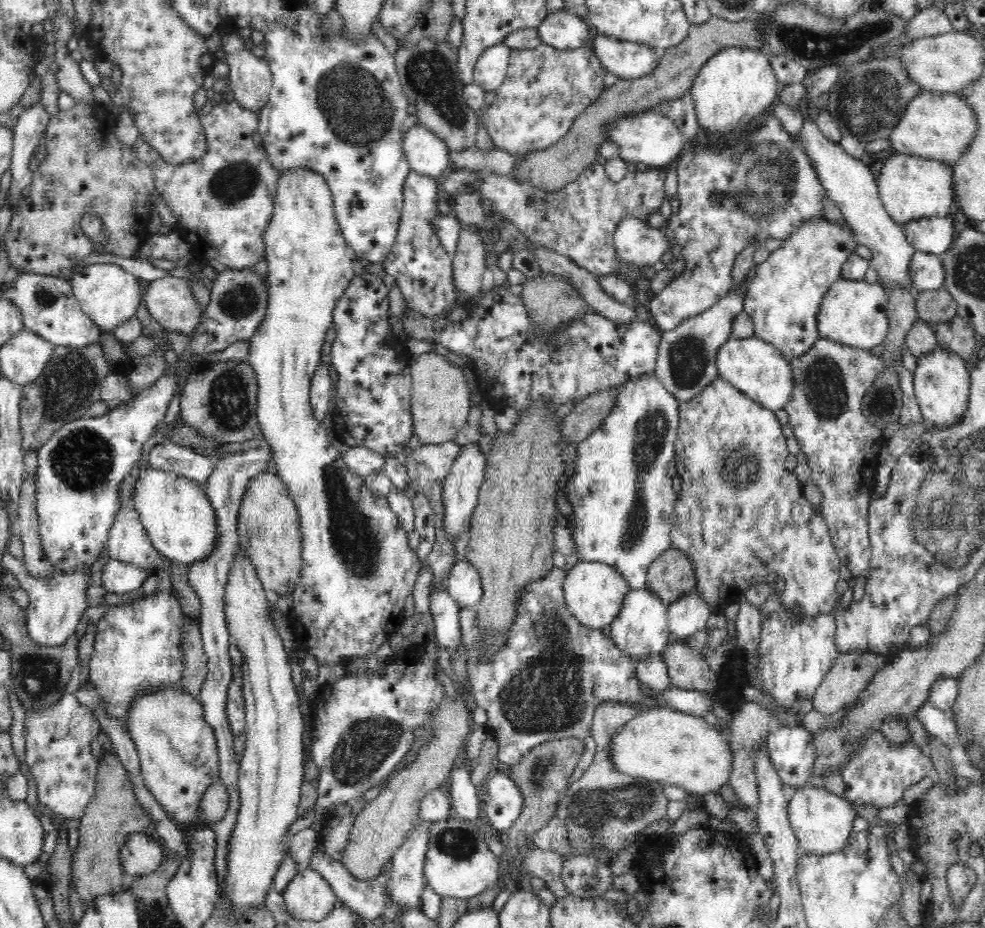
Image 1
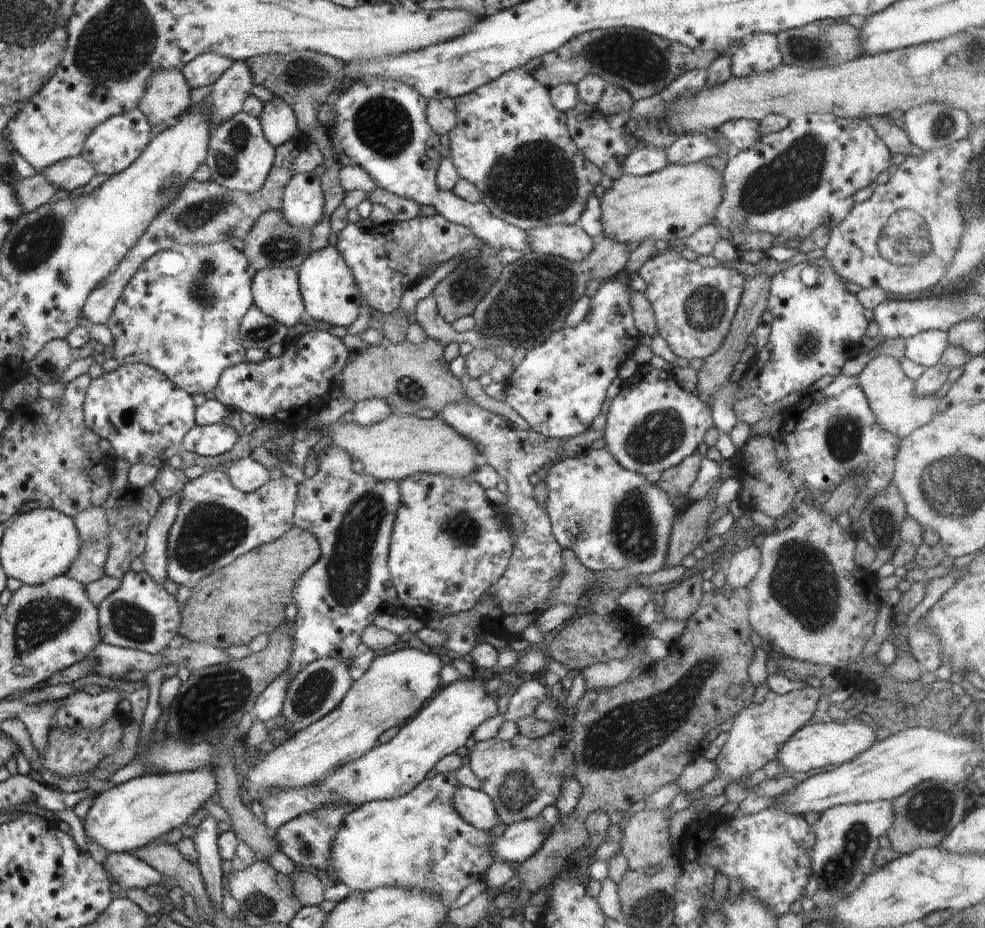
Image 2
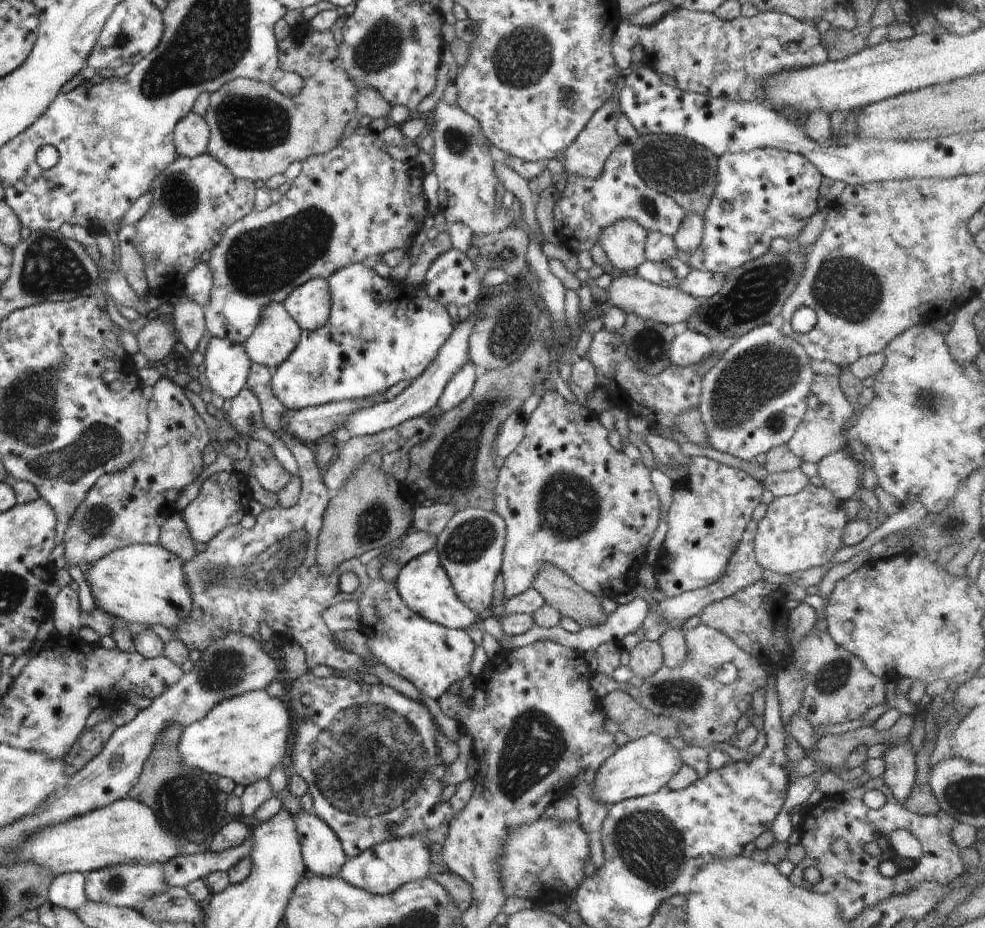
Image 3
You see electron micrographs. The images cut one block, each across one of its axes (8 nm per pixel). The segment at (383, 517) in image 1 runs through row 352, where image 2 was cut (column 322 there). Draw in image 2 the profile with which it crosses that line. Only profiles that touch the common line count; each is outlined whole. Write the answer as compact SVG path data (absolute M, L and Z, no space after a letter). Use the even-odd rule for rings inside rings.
M327 245L321 250L311 252L304 263L296 268L296 272L308 317L342 328L347 328L357 320L363 309L361 299L351 271L334 246Z

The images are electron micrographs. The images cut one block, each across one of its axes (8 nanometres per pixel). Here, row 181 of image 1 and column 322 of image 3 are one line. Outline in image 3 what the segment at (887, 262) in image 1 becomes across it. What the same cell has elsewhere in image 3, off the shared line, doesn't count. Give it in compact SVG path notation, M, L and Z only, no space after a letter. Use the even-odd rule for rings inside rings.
M306 811L300 812L294 817L296 832L300 834L300 846L302 846L302 857L308 870L318 876L330 878L338 877L347 856L334 831L321 818Z

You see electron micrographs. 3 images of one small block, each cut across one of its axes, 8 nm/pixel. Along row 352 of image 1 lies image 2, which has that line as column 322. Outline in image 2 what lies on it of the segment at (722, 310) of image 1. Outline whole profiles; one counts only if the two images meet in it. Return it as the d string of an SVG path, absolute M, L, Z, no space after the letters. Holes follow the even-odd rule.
M326 657L309 662L289 682L283 702L282 714L287 718L288 728L293 731L305 729L314 721L336 708L354 682L348 662L336 657Z

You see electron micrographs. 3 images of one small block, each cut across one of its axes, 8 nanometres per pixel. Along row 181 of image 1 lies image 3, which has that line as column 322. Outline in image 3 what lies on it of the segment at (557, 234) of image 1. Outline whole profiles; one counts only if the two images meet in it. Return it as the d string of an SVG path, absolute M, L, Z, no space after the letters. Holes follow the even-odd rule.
M252 363L246 387L256 394L256 398L260 402L264 427L271 430L286 445L286 448L292 452L292 456L298 462L301 480L298 502L295 502L294 506L290 508L284 508L280 505L264 508L260 514L255 516L256 522L252 529L242 527L240 522L226 526L210 542L207 542L205 551L196 553L190 560L183 563L182 572L184 572L184 580L190 589L192 610L188 618L174 628L172 634L182 641L190 651L200 650L202 652L212 644L213 640L224 638L228 632L236 631L242 635L252 636L255 632L259 632L259 624L265 622L273 630L274 635L279 635L284 643L297 642L303 648L309 669L324 664L324 666L330 666L334 670L341 670L342 673L348 672L348 670L360 671L360 668L364 668L366 660L362 660L354 652L349 652L336 641L333 633L324 624L322 614L324 614L324 610L328 610L328 606L338 602L360 600L360 596L362 596L360 589L354 590L352 594L344 593L340 589L339 580L344 572L354 572L358 576L361 587L368 588L371 579L368 576L366 565L359 558L351 558L342 562L330 574L320 574L320 568L316 564L316 548L318 548L318 535L322 530L324 512L326 512L331 498L320 470L317 470L315 453L302 442L288 438L286 422L284 422L287 408L273 393L272 371L267 366Z

